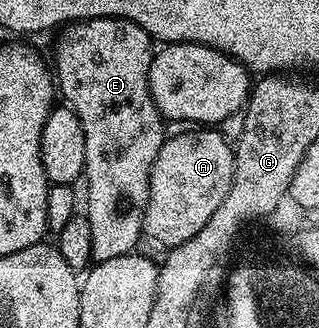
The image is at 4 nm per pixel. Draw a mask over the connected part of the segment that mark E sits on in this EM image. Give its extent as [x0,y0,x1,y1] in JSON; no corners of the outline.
[54,19,166,263]

